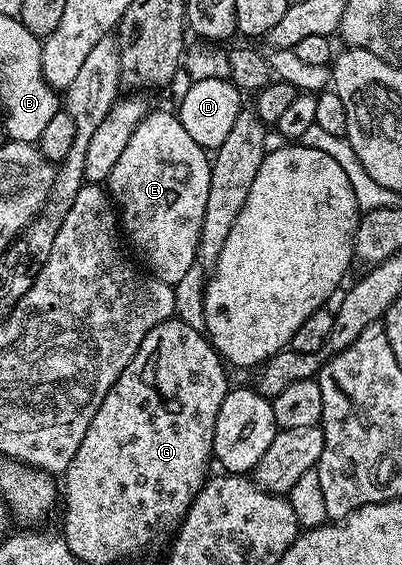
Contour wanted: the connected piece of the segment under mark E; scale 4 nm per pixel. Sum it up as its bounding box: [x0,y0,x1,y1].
[108,109,211,286]

